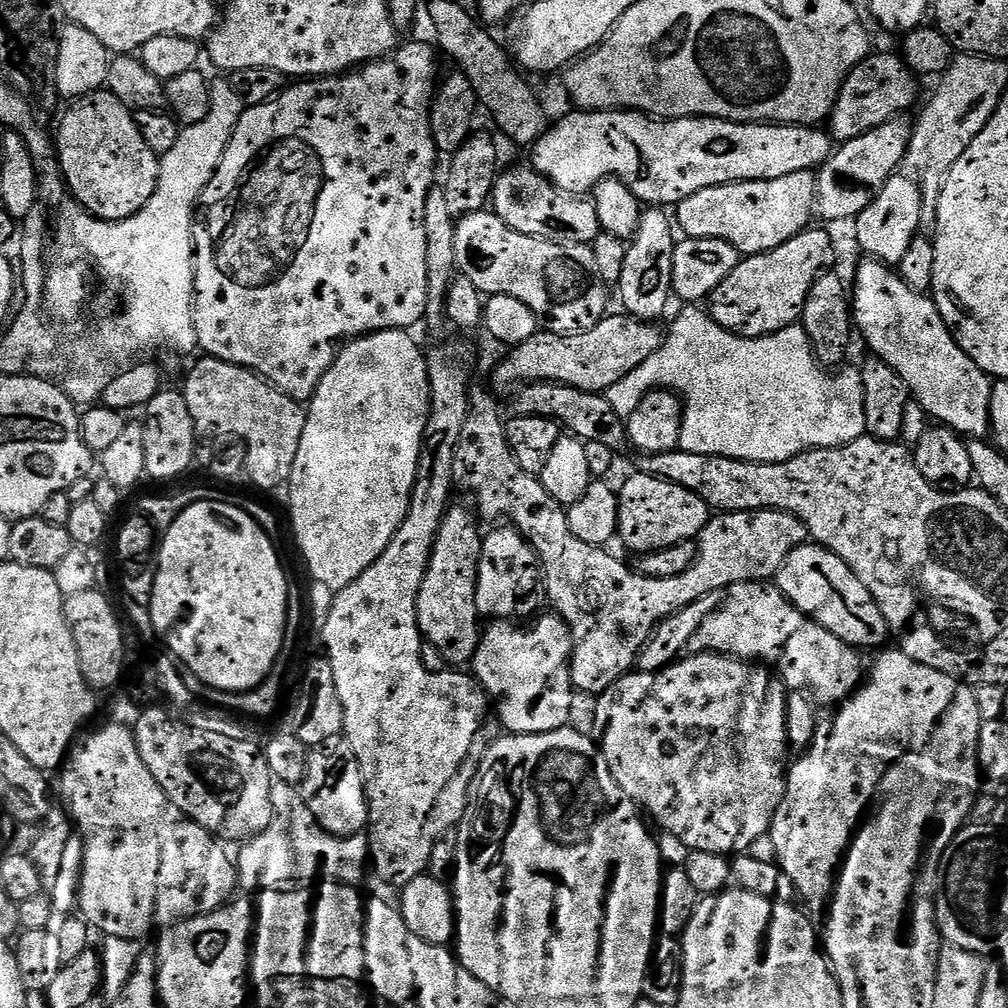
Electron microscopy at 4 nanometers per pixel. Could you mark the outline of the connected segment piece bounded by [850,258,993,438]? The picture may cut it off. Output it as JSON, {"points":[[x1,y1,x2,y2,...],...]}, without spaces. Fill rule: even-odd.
{"points":[[864,258,857,270,857,278,850,292,851,313,855,327,864,335,866,343,872,347,873,357,885,360,906,382,911,399,924,407,933,421,952,428,965,438,984,438,989,435,990,398,993,381,960,348,951,328,942,318,936,301,931,295,916,292,900,277,895,267,883,264,881,260]]}

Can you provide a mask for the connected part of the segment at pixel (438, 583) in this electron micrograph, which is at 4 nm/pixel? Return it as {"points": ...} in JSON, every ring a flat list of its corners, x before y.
{"points":[[449,507,436,535,432,557,418,590,416,617,421,637,438,646,438,654,442,654,445,665,468,666,476,656,482,635,482,620,476,611,482,531,476,525,478,516,471,507,456,507]]}

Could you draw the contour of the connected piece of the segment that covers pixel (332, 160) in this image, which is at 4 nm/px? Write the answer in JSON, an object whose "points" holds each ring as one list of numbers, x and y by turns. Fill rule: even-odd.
{"points":[[429,43,429,44,430,44,430,45,428,45,428,44,408,44,408,45,406,45,406,46,405,46,405,48,404,48,404,45,403,45,403,46,400,46,400,47,397,47,397,49,396,49,396,51,395,51,395,52,393,52,393,53,392,53,392,55,391,55,391,56,389,56,389,57,387,57,387,58,385,58,385,59,383,59,383,60,374,60,374,61,372,61,372,63,370,63,370,64,366,64,366,65,363,65,363,67,361,67,361,68,360,68,360,69,359,69,359,70,353,70,353,71,351,71,351,72,349,72,349,73,347,73,347,74,341,74,341,75,338,75,338,76,333,76,333,77,331,77,331,78,312,78,312,79,309,79,309,80,308,80,308,81,307,81,307,82,296,82,296,83,293,83,293,84,296,84,296,85,294,85,294,86,293,86,293,88,292,88,292,85,291,85,291,86,288,86,288,87,285,87,285,89,284,89,284,91,283,91,283,92,281,92,281,93,279,93,279,95,277,95,277,96,276,96,276,97,275,97,275,98,273,98,273,99,270,99,270,100,265,100,265,101,264,101,264,103,263,103,263,104,254,104,254,105,251,105,251,106,248,106,248,107,245,107,245,108,244,108,244,109,243,109,243,111,241,111,241,114,240,114,240,120,239,120,239,121,238,121,238,123,237,123,237,124,236,124,236,128,235,128,235,130,233,130,233,132,232,132,232,137,231,137,231,138,230,138,230,142,229,142,229,143,228,143,228,145,227,145,227,146,226,146,226,150,225,150,225,151,224,151,224,153,223,153,223,154,222,154,222,158,221,158,221,159,220,159,220,165,218,165,218,166,217,166,217,168,216,168,216,173,215,173,215,174,214,174,214,178,213,178,213,179,212,179,212,180,211,180,211,182,210,182,210,183,208,183,208,185,207,185,207,186,206,186,206,187,204,187,204,195,203,195,203,197,202,197,202,200,203,200,203,203,205,203,205,202,206,202,206,203,208,203,208,205,206,205,206,206,205,206,205,208,204,208,204,205,203,205,203,208,202,208,202,216,203,216,203,212,204,212,204,229,202,229,202,230,201,230,201,232,200,232,200,229,199,229,199,231,197,231,197,232,196,232,196,233,195,233,195,236,194,236,194,259,195,259,195,262,196,262,196,302,195,302,195,305,194,305,194,307,195,307,195,310,196,310,196,343,197,343,197,345,199,345,199,347,200,347,200,348,201,348,201,349,203,349,203,348,205,348,205,349,204,349,204,350,203,350,203,351,204,351,204,352,205,352,205,353,207,353,207,355,210,355,210,356,213,356,213,357,214,357,214,359,215,359,215,360,221,360,221,361,222,361,222,362,230,362,230,363,231,363,231,364,236,364,236,365,237,365,237,366,238,366,238,367,240,367,240,368,250,368,250,369,252,369,252,371,253,371,253,372,255,372,255,373,256,373,256,375,258,375,258,376,262,376,262,377,264,377,264,379,265,379,265,380,267,380,267,381,268,381,268,383,270,383,270,384,272,384,272,385,273,385,273,386,275,386,275,388,277,388,277,389,278,389,278,390,279,390,279,392,284,392,284,393,286,393,286,395,287,395,287,396,288,396,288,397,289,397,289,398,291,398,291,399,292,399,292,400,298,400,298,401,301,401,301,402,307,402,307,401,309,401,309,400,311,400,311,399,312,399,312,395,314,395,314,394,315,394,315,392,316,392,316,387,317,387,317,386,318,386,318,382,319,382,319,381,320,381,320,380,321,380,321,378,322,378,322,377,323,377,323,376,324,376,324,375,325,375,325,374,326,374,326,370,327,370,327,369,328,369,328,368,329,368,329,367,330,367,330,365,331,365,331,364,332,364,332,363,333,363,333,362,334,362,334,361,335,361,335,360,336,360,336,354,337,354,337,351,338,351,338,345,339,345,339,344,340,344,340,343,341,343,341,342,344,342,344,341,347,341,347,340,348,340,348,339,349,339,349,338,359,338,359,337,362,337,362,336,366,336,366,335,369,335,369,334,371,334,371,333,374,333,374,332,382,332,382,331,385,331,385,330,412,330,412,327,414,327,414,326,415,326,415,324,416,324,416,323,418,323,418,322,419,322,419,320,420,320,420,323,421,323,421,321,423,321,423,320,424,320,424,319,425,319,425,315,424,315,424,311,425,311,425,310,426,310,426,302,427,302,427,301,428,301,428,283,427,283,427,282,426,282,426,222,425,222,425,221,424,221,424,219,425,219,425,218,426,218,426,198,427,198,427,197,428,197,428,188,427,188,427,187,426,187,426,183,425,183,425,184,424,184,424,168,423,168,423,166,422,166,422,165,420,165,420,152,419,152,419,150,418,150,418,149,416,149,416,148,404,148,404,140,416,140,416,139,418,139,418,138,419,138,419,136,420,136,420,132,424,132,424,133,427,133,427,132,428,132,428,131,429,131,429,128,430,128,430,109,431,109,431,107,432,107,432,102,433,102,433,99,434,99,434,97,435,97,435,94,436,94,436,90,437,90,437,87,438,87,438,76,437,76,437,80,436,80,436,56,437,56,437,57,438,57,438,52,437,52,437,49,436,49,436,48,435,48,435,47,433,47,433,45,432,45,432,44,431,44,431,43]]}

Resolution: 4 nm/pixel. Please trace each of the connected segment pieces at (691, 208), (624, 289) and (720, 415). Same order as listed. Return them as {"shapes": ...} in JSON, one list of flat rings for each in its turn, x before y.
{"shapes":[[[815,171,799,172,786,174,786,178,710,186,706,190,698,190,698,194,690,194,690,198,675,205,674,220,679,231,680,228,684,231,685,237,718,238,722,242,730,242,744,256,757,256,790,242,790,238,794,238,813,223,816,211,817,177]],[[648,206,641,211,640,226,626,247,626,258,622,262,622,274,618,291,624,303,623,311,637,320,659,321,659,316,668,308,668,299,673,299,672,275,674,274,674,250,678,243,672,237,674,220,663,207]],[[684,306,680,313,676,316,676,321,672,324,672,329,666,332,663,337,660,348,650,354,650,358,646,358,646,362,642,362,642,366,638,366,638,370,630,370,630,374,626,374,626,378,622,378,622,382,614,382,614,386,610,386,606,393,610,406,614,406,619,416,631,414,638,406,638,402,642,402,642,398,648,392,657,390,671,390,680,397,684,405,684,425,682,426,682,434,680,435,679,447,686,452,694,454,706,454,707,456,725,456,726,458,734,458,735,460,749,460,755,464,777,464,778,462,786,462,790,458,794,458,803,452,811,452,813,448,840,448,844,444,854,442,860,436,865,435,864,427,866,426,866,410,864,409,864,377,859,371,856,372,852,368,837,371,837,376,833,374,827,367,816,359,816,355,812,350,812,343,808,340,807,334,800,326,791,328,783,328,781,332,776,332,772,336,759,336,757,340,745,340,742,336,736,336,733,332,728,332,722,326,718,326,707,311,698,309,696,306]]]}

